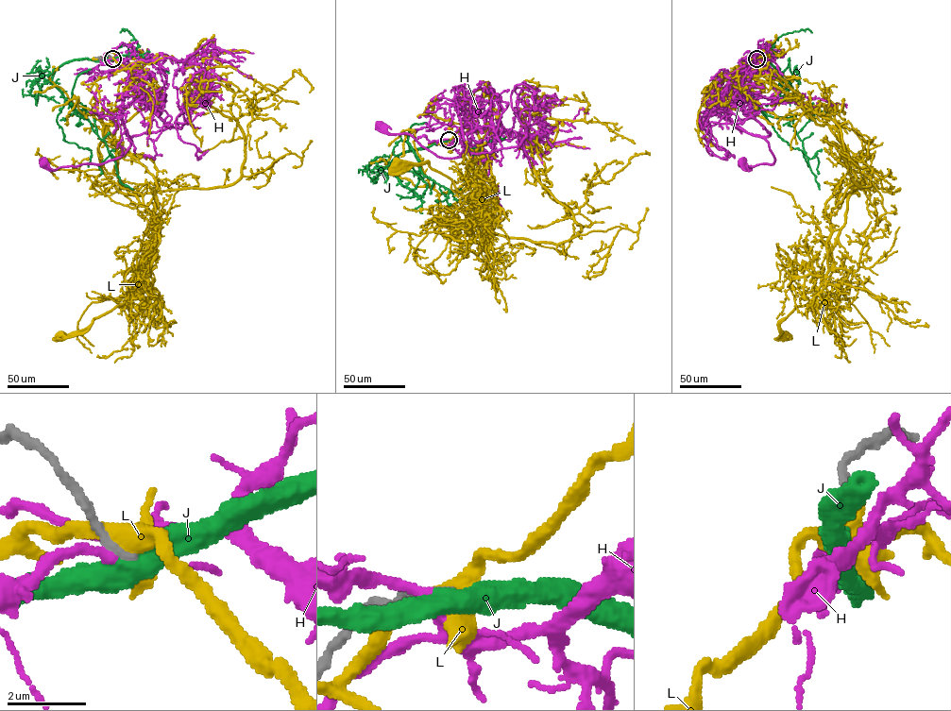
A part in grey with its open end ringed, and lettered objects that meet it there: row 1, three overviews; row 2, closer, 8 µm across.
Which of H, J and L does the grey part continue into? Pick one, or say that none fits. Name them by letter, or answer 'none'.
none

